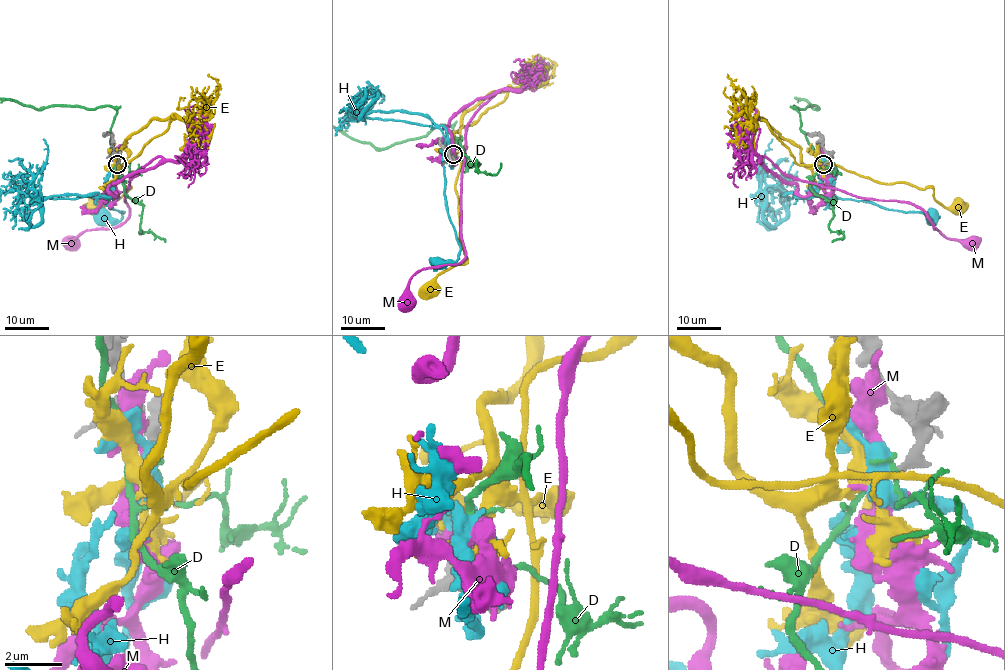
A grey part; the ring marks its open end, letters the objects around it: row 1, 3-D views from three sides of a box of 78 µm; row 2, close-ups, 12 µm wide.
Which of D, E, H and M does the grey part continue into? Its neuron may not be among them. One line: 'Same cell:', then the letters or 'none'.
Same cell: E

